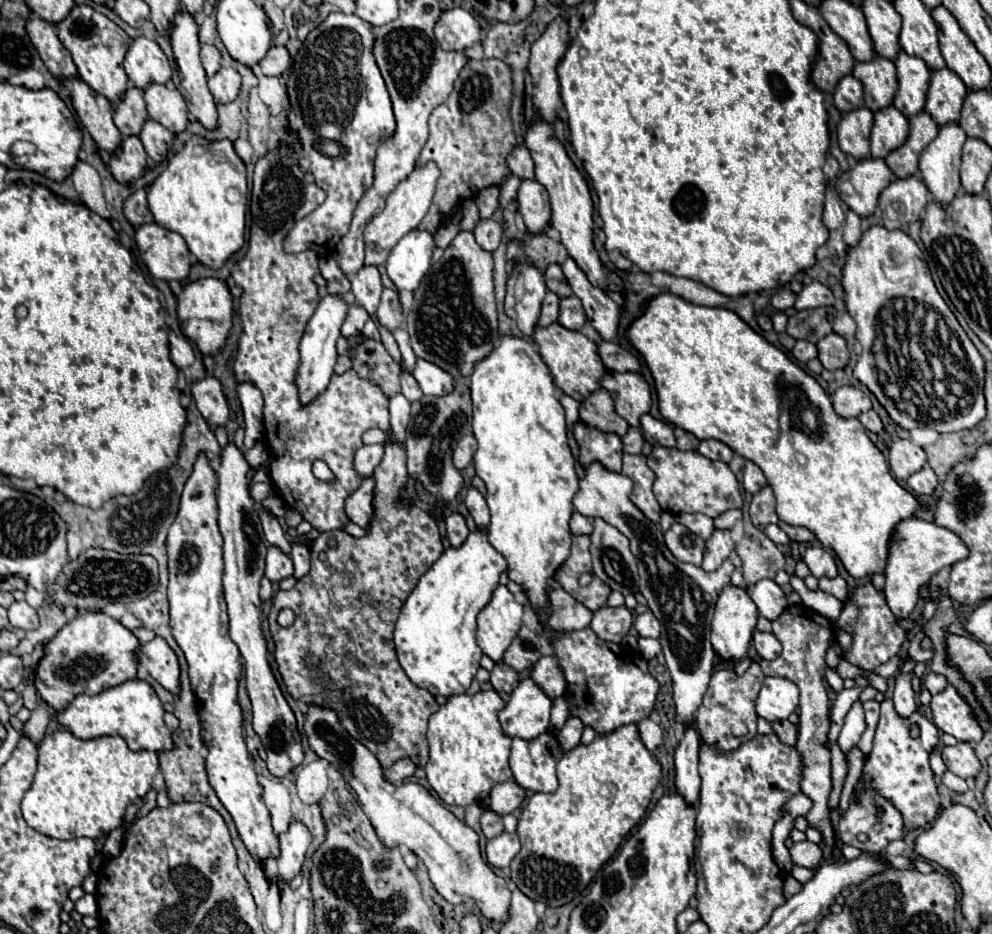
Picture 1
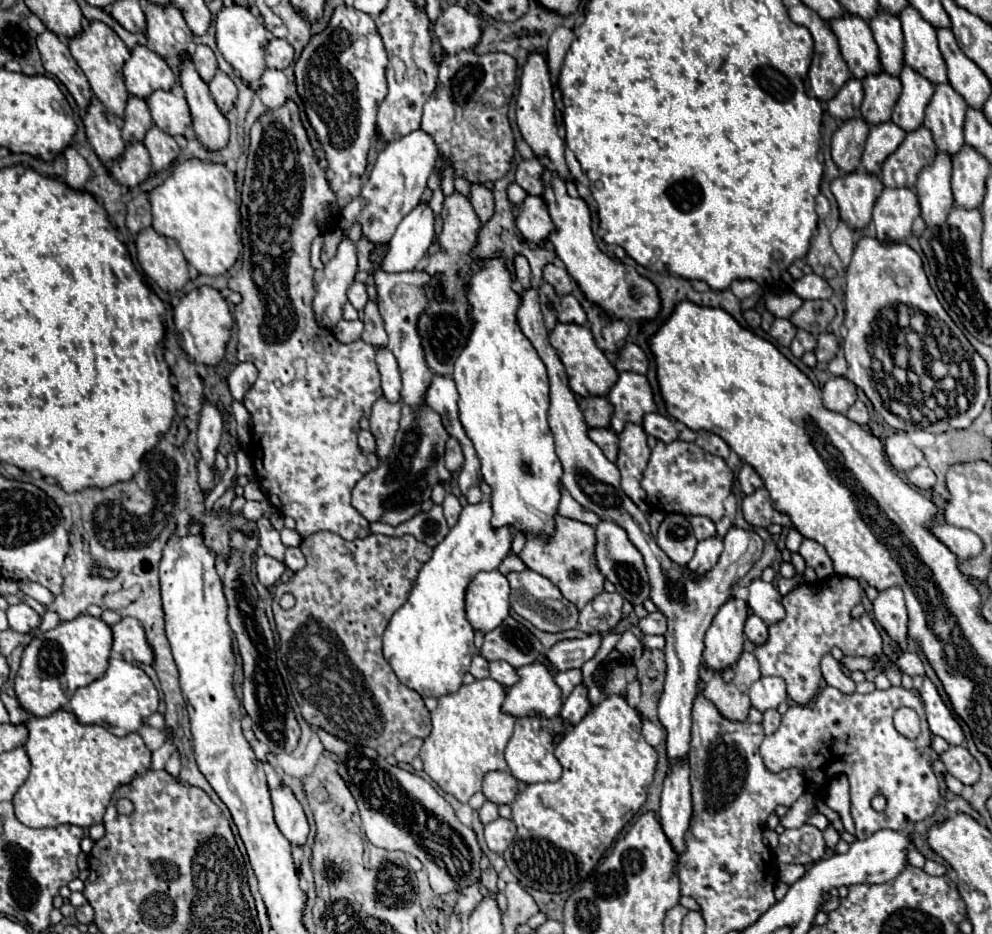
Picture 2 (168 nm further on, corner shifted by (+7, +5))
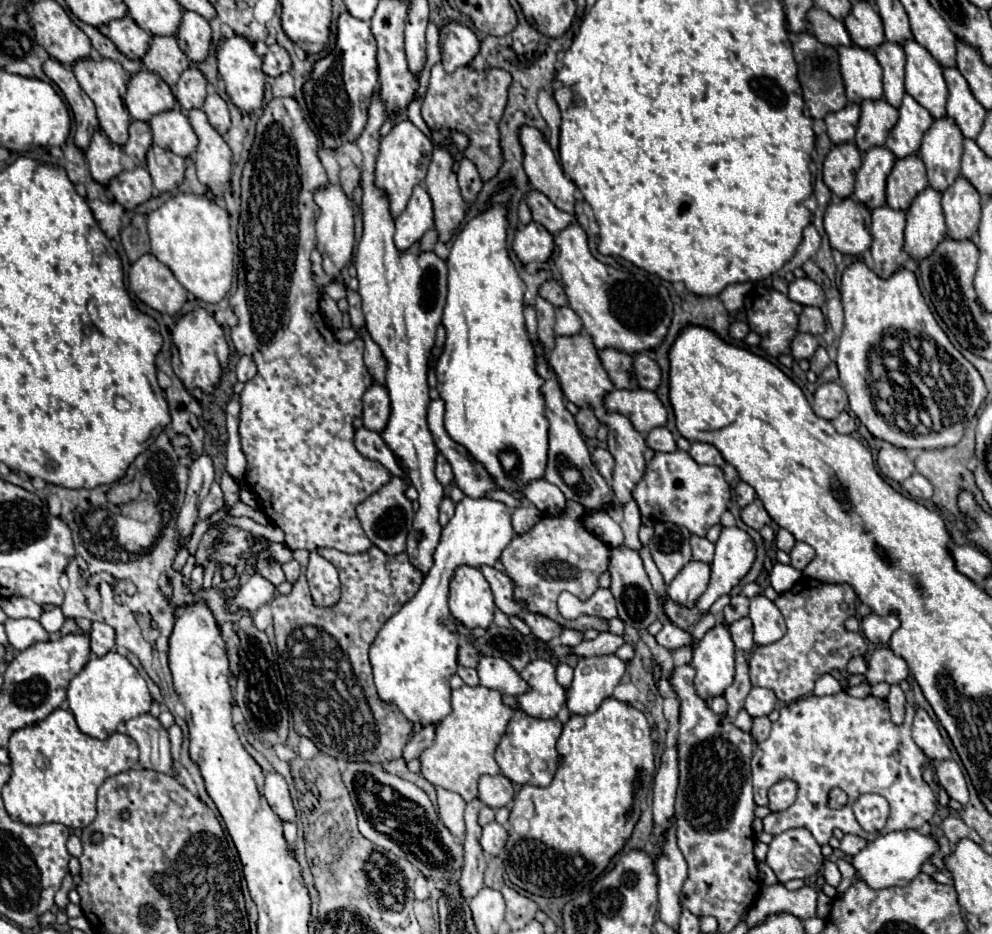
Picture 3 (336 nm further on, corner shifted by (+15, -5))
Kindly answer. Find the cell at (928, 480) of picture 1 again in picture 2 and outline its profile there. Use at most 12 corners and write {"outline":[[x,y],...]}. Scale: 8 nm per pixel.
{"outline":[[928,464],[906,472],[910,484],[932,488],[936,476]]}

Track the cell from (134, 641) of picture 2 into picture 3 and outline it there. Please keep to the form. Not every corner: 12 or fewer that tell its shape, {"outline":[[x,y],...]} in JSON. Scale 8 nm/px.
{"outline":[[92,622],[92,654],[104,656],[114,648],[114,628]]}

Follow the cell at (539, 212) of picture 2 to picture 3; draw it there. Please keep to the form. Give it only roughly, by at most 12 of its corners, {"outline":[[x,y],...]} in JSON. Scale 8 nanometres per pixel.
{"outline":[[530,222],[512,248],[522,264],[546,262],[554,238]]}

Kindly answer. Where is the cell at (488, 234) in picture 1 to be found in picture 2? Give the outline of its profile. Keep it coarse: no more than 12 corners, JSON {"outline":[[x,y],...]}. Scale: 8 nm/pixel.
{"outline":[[472,184],[472,208],[488,222],[494,196],[482,184]]}

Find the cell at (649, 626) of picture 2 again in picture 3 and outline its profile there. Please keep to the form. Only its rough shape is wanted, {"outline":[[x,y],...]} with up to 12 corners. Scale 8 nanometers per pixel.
{"outline":[[666,622],[656,636],[668,650],[694,648],[688,630]]}

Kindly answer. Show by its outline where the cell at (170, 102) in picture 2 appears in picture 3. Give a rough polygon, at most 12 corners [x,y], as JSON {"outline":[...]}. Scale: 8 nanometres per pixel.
{"outline":[[178,110],[150,120],[154,144],[182,158],[198,138]]}

